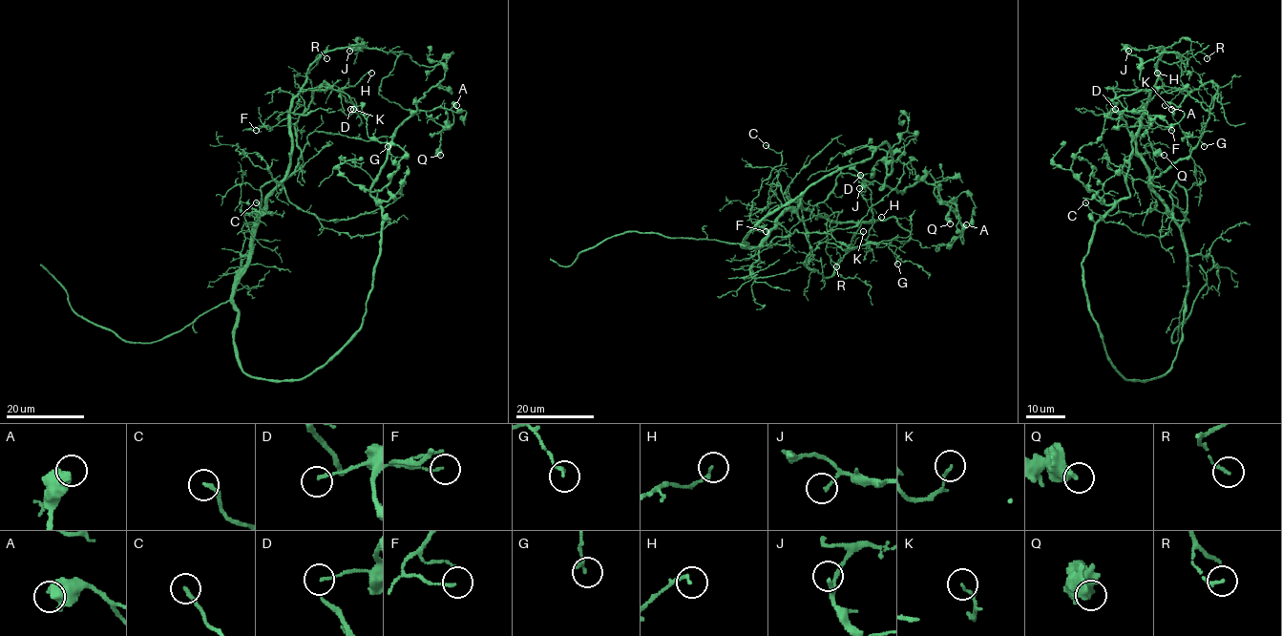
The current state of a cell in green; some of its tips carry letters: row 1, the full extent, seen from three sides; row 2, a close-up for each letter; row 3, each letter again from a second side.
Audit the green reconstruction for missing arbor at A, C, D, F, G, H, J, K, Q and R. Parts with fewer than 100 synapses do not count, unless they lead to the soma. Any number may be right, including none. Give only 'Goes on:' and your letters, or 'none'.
Goes on: none

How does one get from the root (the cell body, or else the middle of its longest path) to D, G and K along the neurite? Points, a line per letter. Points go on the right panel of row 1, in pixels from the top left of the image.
D: (1162, 375), (1127, 380), (1115, 368), (1084, 288), (1094, 225), (1114, 205), (1084, 185), (1072, 158), (1115, 109)
G: (1162, 375), (1181, 339), (1187, 250), (1150, 182), (1190, 154), (1182, 131), (1204, 146)
K: (1162, 375), (1181, 339), (1187, 250), (1150, 182), (1190, 154), (1217, 87), (1204, 83), (1171, 109)

